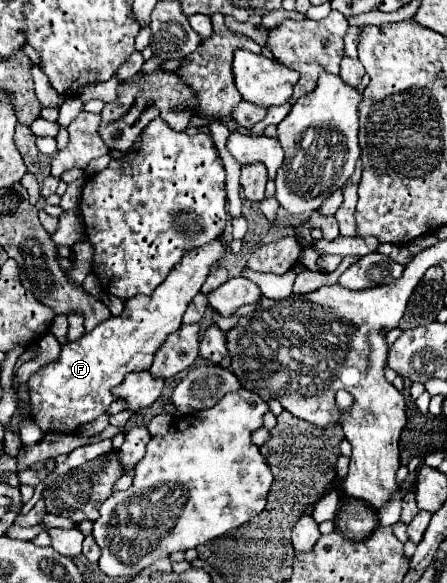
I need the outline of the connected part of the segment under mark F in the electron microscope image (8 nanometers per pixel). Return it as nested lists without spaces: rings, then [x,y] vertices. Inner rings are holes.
[[[221,236],[201,248],[193,248],[193,252],[187,252],[183,260],[177,262],[177,268],[169,272],[167,280],[159,284],[153,294],[137,294],[129,298],[121,316],[105,320],[89,334],[83,334],[79,340],[63,346],[61,356],[41,368],[41,372],[27,382],[33,408],[31,420],[41,424],[43,430],[73,434],[77,426],[87,424],[103,414],[105,408],[115,402],[111,388],[119,386],[129,372],[151,368],[157,348],[161,348],[171,332],[179,330],[189,302],[201,292],[209,270],[221,260],[225,250],[227,246],[223,244]]]

